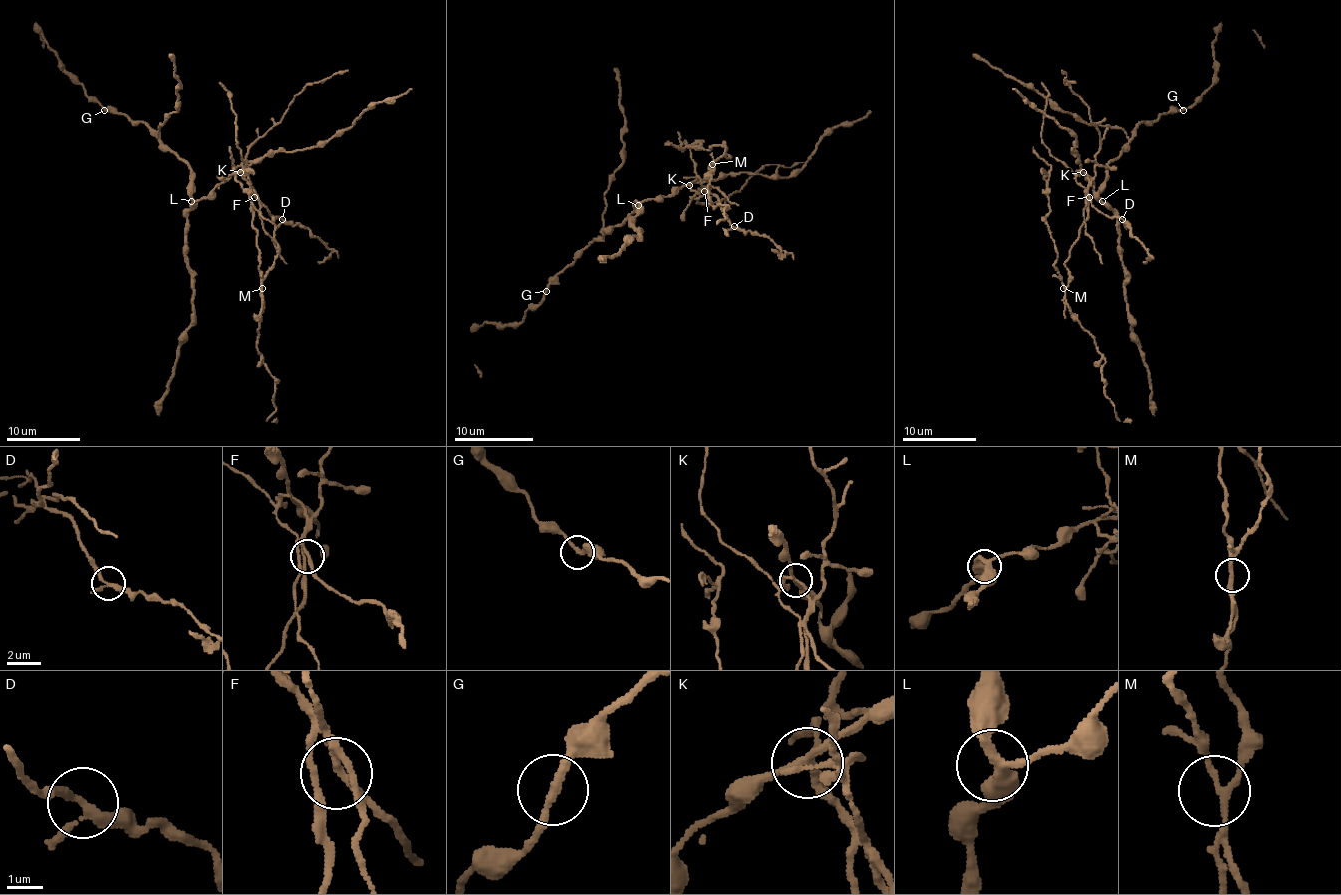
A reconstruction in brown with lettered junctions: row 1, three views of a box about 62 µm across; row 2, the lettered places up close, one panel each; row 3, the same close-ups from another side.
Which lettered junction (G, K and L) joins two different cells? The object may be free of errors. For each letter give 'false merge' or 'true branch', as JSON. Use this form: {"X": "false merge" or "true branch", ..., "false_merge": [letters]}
{"G": "true branch", "K": "false merge", "L": "true branch", "false_merge": ["K"]}

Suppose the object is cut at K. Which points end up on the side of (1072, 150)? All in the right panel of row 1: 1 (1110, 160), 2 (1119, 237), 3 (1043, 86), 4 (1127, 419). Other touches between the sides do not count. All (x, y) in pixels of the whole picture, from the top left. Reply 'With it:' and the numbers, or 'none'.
With it: 1, 2

